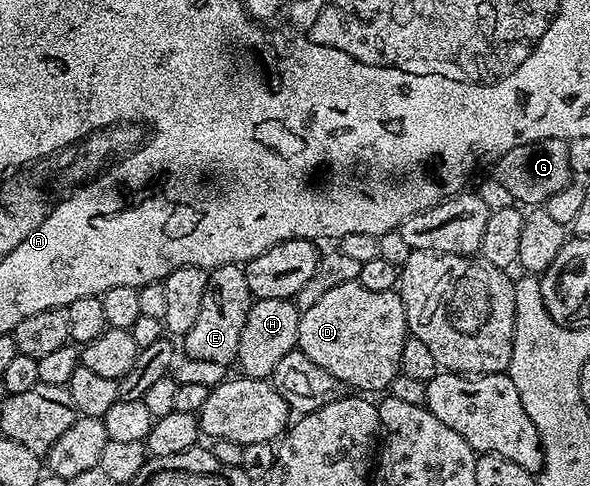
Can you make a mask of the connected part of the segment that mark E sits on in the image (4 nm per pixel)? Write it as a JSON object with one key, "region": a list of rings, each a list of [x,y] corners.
{"region":[[[231,264],[230,266],[218,266],[211,269],[208,273],[206,290],[202,294],[202,307],[198,318],[194,322],[194,327],[182,337],[183,355],[190,360],[198,358],[201,362],[218,362],[225,366],[231,365],[238,354],[238,342],[242,339],[242,326],[246,326],[246,314],[250,314],[253,299],[248,285],[247,271],[241,265]]]}

